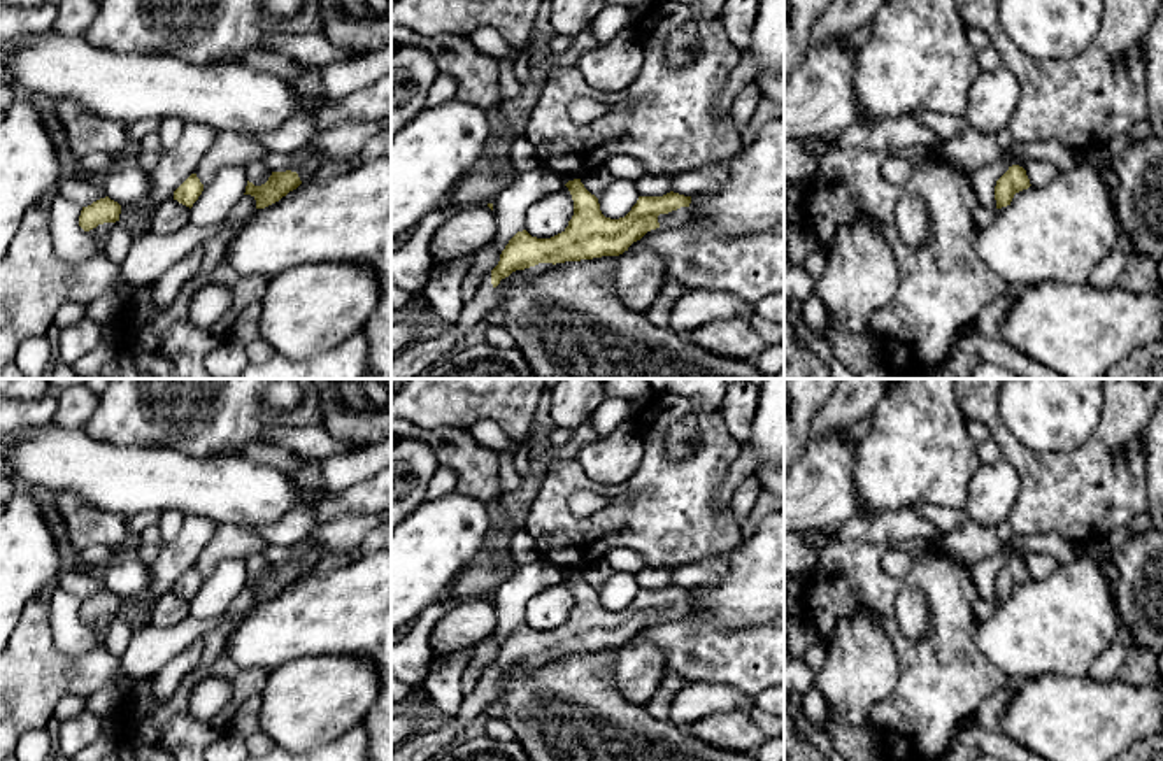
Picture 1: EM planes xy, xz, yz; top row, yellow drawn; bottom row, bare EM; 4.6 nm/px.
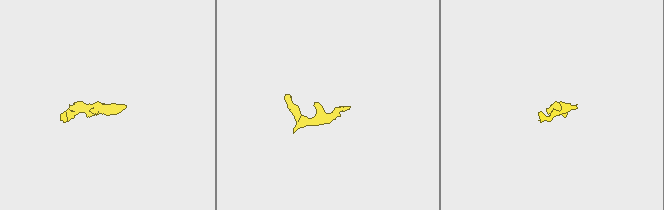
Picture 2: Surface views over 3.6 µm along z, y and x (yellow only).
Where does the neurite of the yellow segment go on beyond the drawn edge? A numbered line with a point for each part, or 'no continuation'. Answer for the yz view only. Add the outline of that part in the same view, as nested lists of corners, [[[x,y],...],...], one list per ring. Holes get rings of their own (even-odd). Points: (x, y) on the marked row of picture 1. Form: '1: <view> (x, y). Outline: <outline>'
no continuation

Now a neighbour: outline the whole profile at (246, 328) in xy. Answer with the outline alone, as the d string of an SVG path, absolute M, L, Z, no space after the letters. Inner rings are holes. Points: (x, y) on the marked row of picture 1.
M251 302L246 309L239 312L237 319L232 323L228 337L239 340L242 345L249 345L251 342L258 340L260 316L261 302Z

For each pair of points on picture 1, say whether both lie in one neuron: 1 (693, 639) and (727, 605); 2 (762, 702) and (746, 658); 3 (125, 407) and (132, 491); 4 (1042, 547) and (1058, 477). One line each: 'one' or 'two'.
1: two
2: two
3: two
4: two

